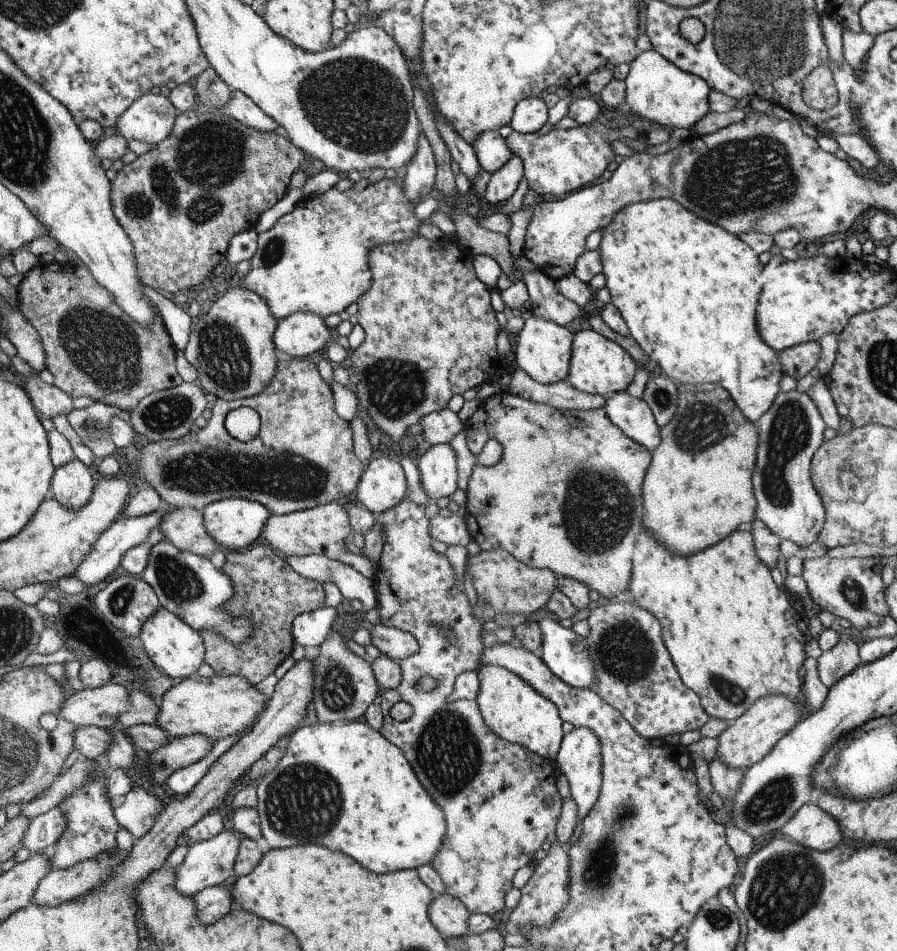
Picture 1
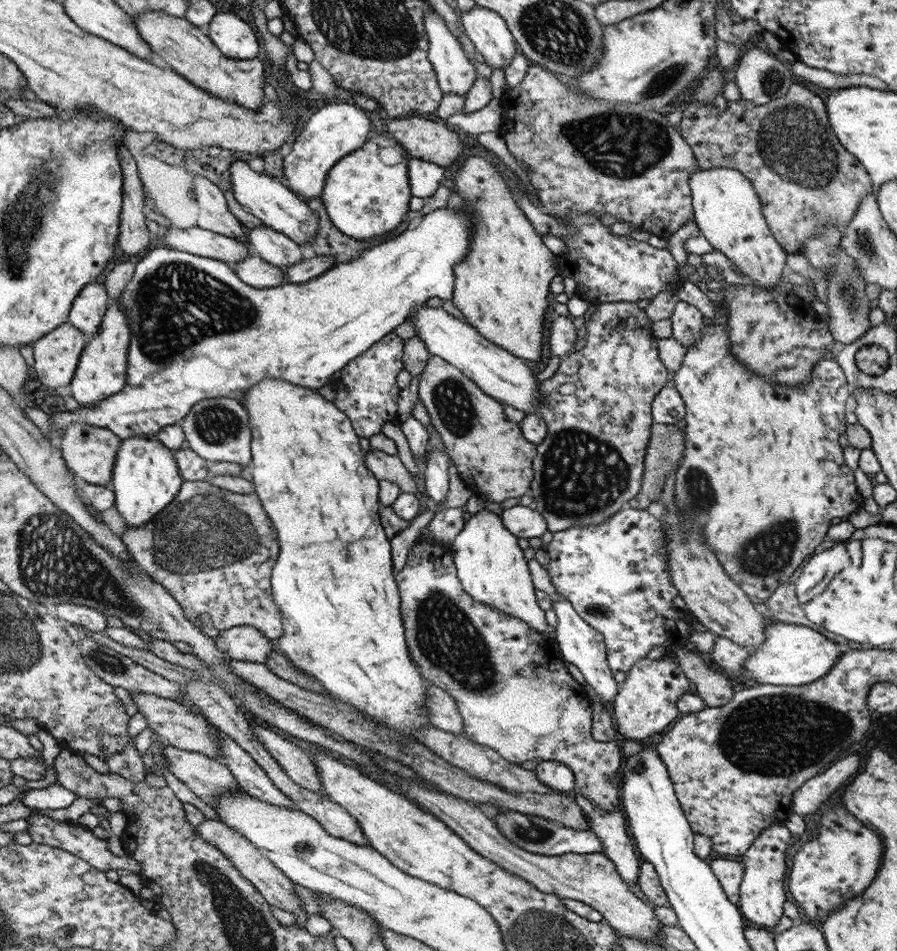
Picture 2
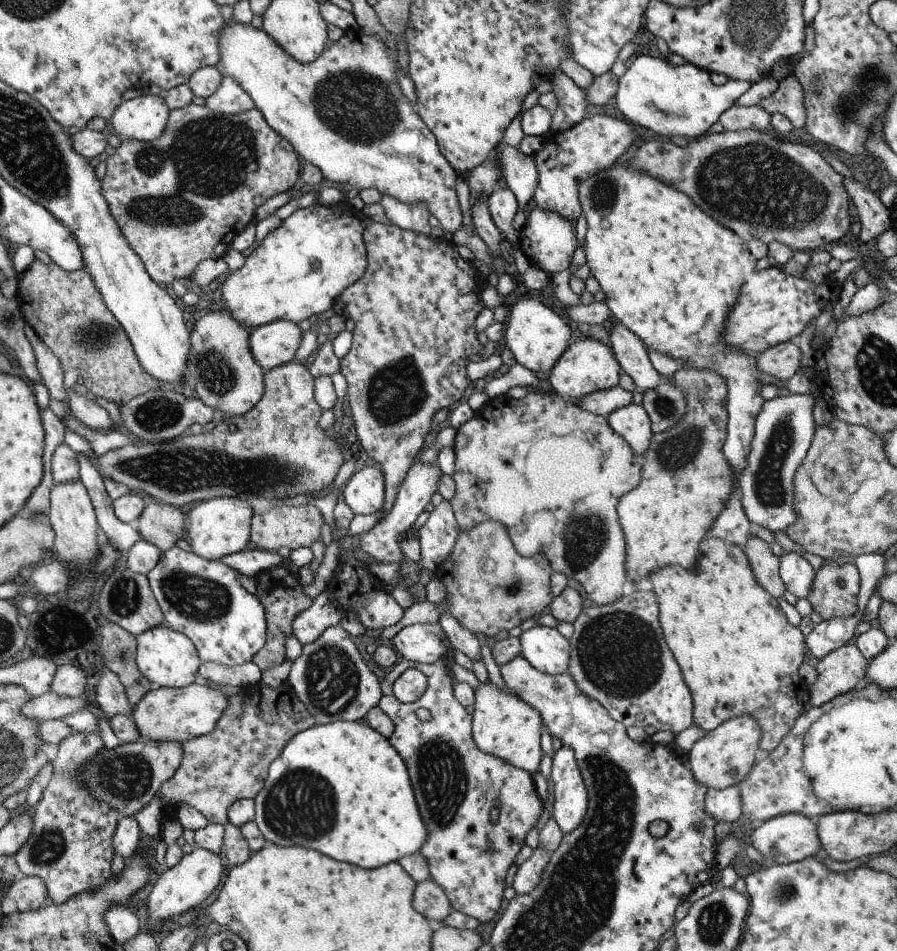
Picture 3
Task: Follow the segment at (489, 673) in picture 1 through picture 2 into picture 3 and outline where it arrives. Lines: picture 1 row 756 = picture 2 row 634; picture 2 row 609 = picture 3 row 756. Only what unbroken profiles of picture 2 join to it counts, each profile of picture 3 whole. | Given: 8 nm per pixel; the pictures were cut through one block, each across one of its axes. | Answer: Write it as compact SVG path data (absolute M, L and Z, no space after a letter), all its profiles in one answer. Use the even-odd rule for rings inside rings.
M491 682L480 685L476 683L475 704L471 709L472 739L482 753L500 758L508 765L527 771L530 775L539 770L541 750L540 714L512 692L503 692Z

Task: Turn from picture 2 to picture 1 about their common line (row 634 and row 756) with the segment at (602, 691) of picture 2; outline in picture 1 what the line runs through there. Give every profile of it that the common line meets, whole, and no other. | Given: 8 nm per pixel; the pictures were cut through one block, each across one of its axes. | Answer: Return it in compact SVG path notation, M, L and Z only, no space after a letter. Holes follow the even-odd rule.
M573 728L569 734L563 736L560 749L554 760L560 766L562 776L568 780L572 802L576 802L576 806L578 806L578 824L576 824L570 840L562 845L568 849L580 838L582 820L598 800L598 792L600 792L600 784L602 784L602 750L600 750L598 736L590 728Z

